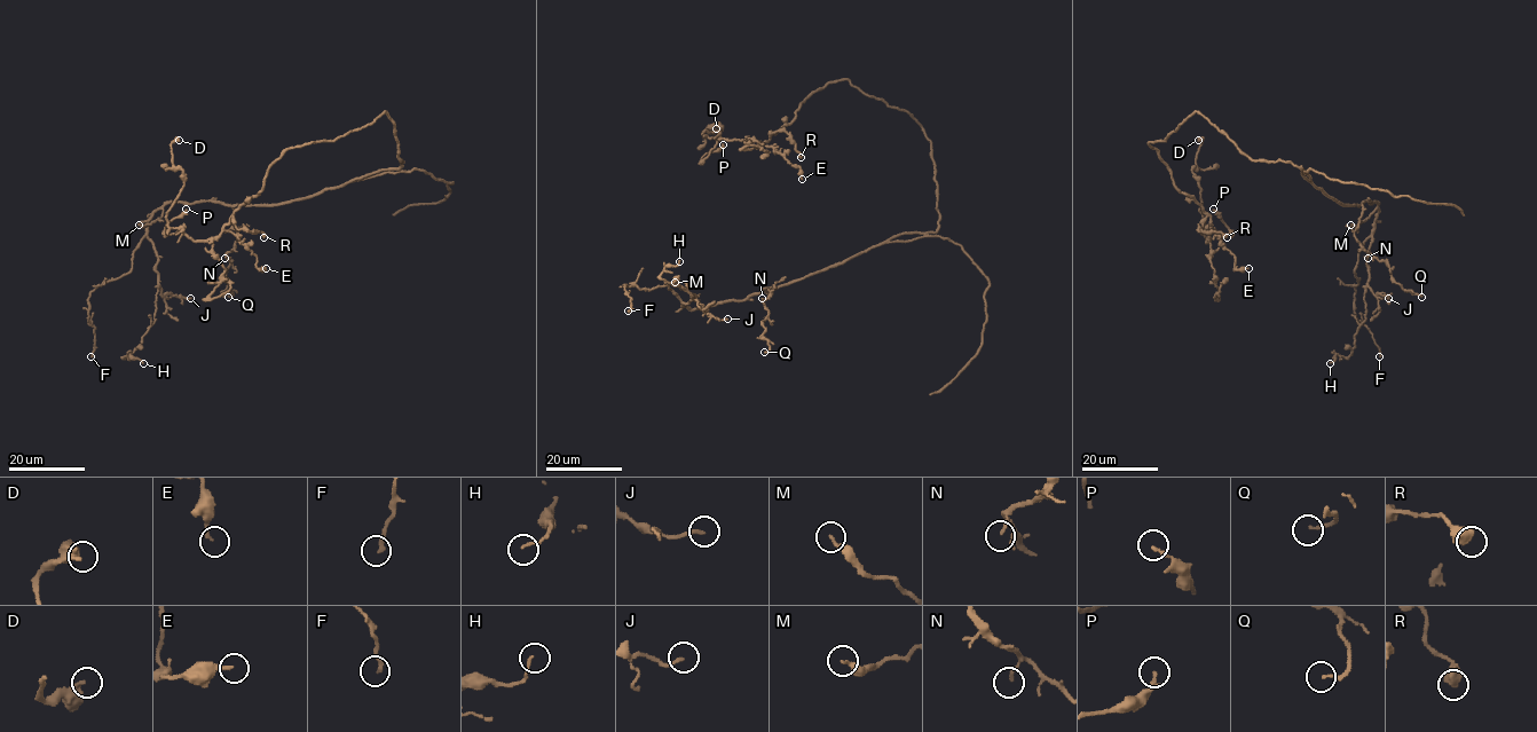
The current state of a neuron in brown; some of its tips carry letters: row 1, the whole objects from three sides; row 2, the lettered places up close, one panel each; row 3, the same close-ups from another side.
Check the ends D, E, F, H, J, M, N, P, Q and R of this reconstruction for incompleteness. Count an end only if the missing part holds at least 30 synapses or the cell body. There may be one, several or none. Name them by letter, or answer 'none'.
none

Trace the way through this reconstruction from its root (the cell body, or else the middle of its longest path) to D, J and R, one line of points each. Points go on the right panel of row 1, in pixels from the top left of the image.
D: (1270, 162), (1250, 159), (1196, 111), (1149, 142), (1211, 217), (1208, 241), (1192, 172), (1198, 140)
J: (1270, 162), (1300, 167), (1340, 204), (1378, 204), (1368, 286), (1388, 298)
R: (1270, 162), (1250, 159), (1196, 111), (1164, 141), (1149, 142), (1173, 185), (1205, 212), (1200, 229), (1227, 237)

